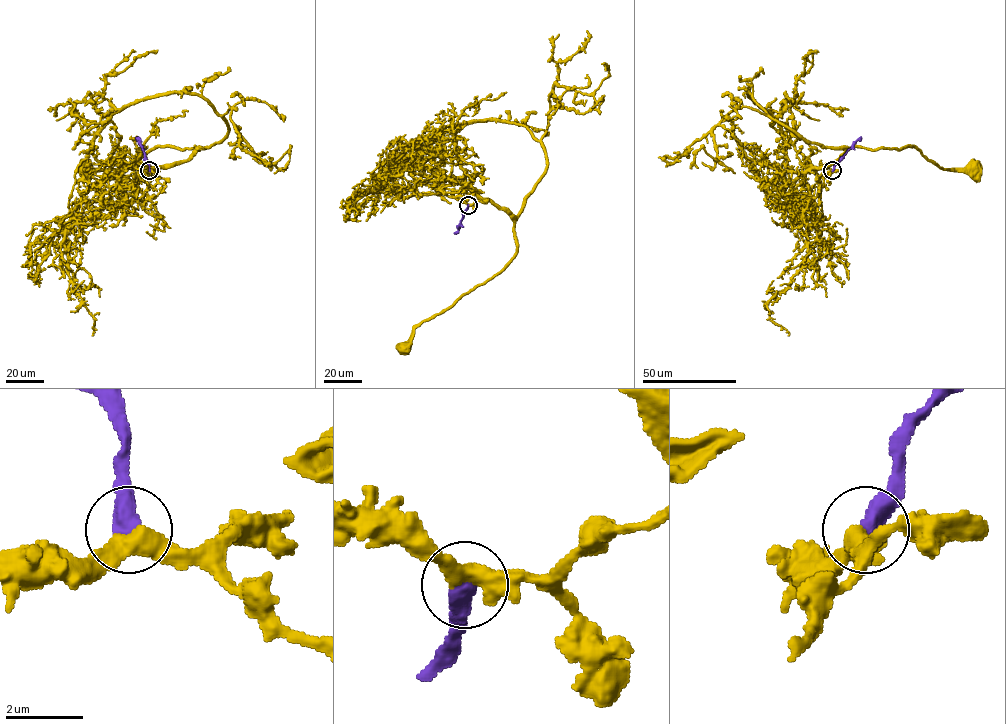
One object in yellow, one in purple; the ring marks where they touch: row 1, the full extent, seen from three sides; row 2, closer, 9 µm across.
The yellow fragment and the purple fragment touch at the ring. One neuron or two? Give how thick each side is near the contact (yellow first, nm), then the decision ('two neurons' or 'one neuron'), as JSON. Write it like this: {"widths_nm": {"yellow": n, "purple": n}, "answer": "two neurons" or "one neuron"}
{"widths_nm": {"yellow": 400, "purple": 500}, "answer": "one neuron"}

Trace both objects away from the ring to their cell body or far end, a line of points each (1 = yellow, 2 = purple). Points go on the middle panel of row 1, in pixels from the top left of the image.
1: (468, 205), (441, 191), (421, 195), (416, 187), (463, 178), (509, 214), (516, 254), (421, 321), (404, 347)
2: (468, 205), (458, 230), (454, 233)

